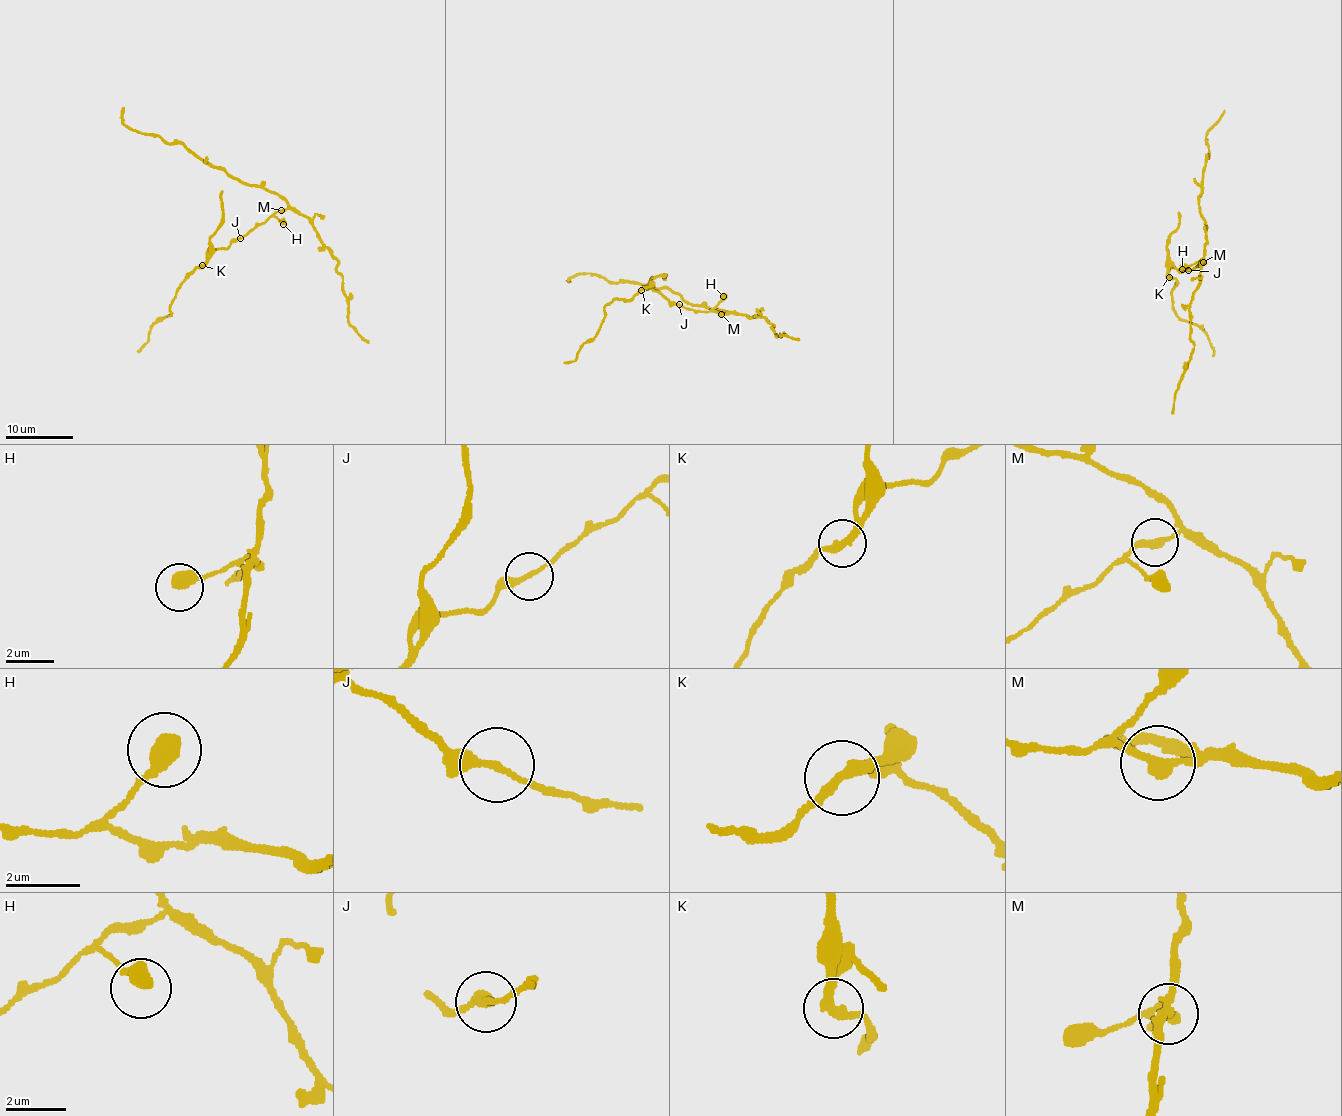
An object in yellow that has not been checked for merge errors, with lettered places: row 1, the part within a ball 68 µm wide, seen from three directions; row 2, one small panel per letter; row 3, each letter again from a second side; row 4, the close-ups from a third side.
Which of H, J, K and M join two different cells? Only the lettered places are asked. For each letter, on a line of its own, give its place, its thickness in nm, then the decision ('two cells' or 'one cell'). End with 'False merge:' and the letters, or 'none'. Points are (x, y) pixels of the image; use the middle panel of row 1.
H: at (723, 296); 550 nm thick; one cell
J: at (679, 304); 240 nm thick; one cell
K: at (641, 290); 300 nm thick; two cells
M: at (721, 314); 260 nm thick; two cells
False merge: K, M

